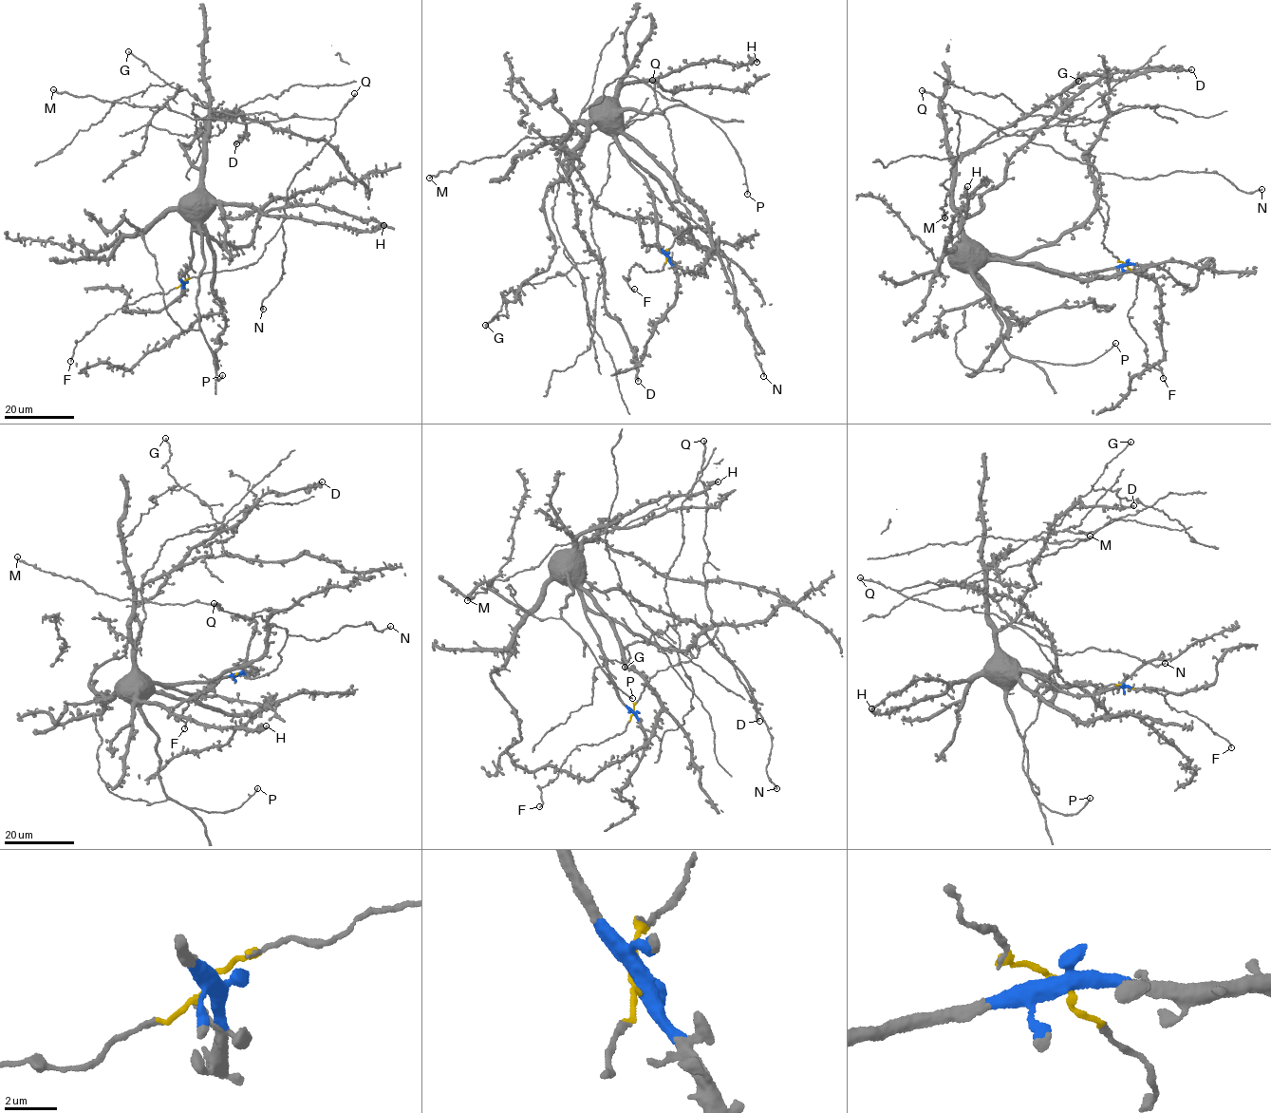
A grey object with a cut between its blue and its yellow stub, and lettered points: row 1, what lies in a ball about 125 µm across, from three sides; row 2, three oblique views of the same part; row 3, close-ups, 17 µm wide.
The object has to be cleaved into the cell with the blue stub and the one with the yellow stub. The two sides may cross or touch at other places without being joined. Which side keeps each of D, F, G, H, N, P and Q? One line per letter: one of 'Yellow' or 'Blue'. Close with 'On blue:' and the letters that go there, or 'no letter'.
D: Blue
F: Yellow
G: Blue
H: Blue
N: Yellow
P: Blue
Q: Yellow
On blue: D, G, H, P

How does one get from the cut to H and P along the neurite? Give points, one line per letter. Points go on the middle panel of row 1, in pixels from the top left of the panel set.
H: (666, 257), (659, 244), (652, 192), (615, 136), (619, 89), (713, 61), (741, 66), (756, 62)
P: (666, 257), (650, 188), (615, 136), (621, 113), (663, 112), (679, 103), (707, 116), (739, 158), (747, 194)

